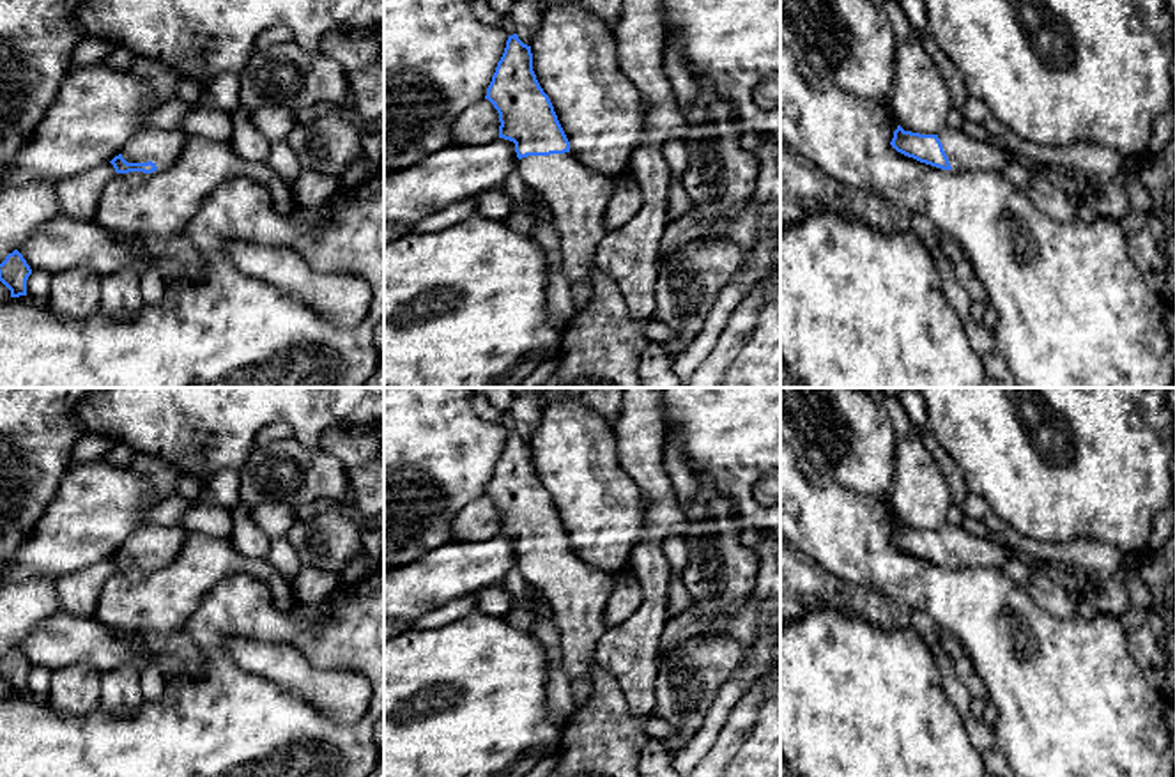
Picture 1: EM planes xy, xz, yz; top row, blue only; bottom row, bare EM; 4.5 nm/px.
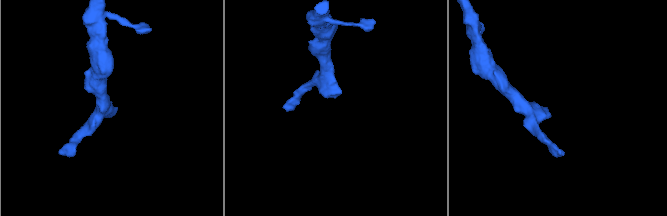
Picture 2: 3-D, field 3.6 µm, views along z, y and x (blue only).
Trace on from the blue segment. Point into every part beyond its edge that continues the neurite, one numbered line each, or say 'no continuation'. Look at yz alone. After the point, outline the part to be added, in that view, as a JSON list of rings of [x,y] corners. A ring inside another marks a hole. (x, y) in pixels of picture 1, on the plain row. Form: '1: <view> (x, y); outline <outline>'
1: yz (965, 549); outline [[[947,524],[938,531],[948,559],[957,570],[975,566],[1002,568],[1016,552],[1002,536],[986,538],[970,533],[964,526]]]

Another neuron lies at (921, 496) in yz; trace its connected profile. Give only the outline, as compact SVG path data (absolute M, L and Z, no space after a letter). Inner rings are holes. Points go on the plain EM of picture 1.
M897 437L892 455L890 510L911 529L940 531L954 504L947 478L918 439Z

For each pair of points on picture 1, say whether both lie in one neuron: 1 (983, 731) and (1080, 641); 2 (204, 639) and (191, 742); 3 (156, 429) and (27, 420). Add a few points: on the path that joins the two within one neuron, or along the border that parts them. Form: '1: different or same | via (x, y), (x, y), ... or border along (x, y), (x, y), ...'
1: different | border along (993, 730), (997, 747)
2: same | via (215, 664), (215, 717)
3: different | border along (76, 406), (78, 415)

